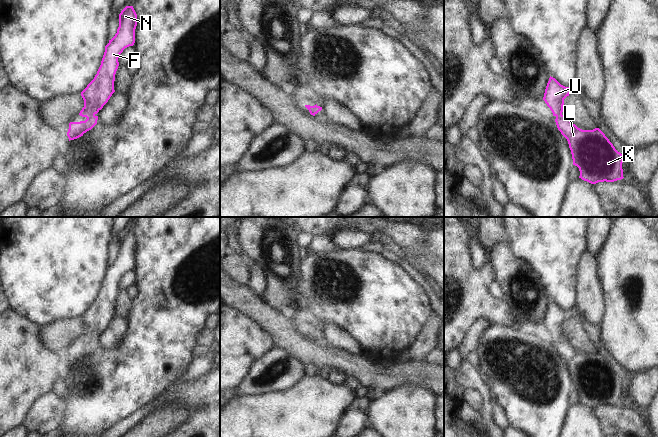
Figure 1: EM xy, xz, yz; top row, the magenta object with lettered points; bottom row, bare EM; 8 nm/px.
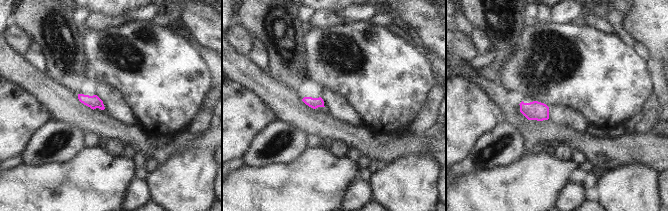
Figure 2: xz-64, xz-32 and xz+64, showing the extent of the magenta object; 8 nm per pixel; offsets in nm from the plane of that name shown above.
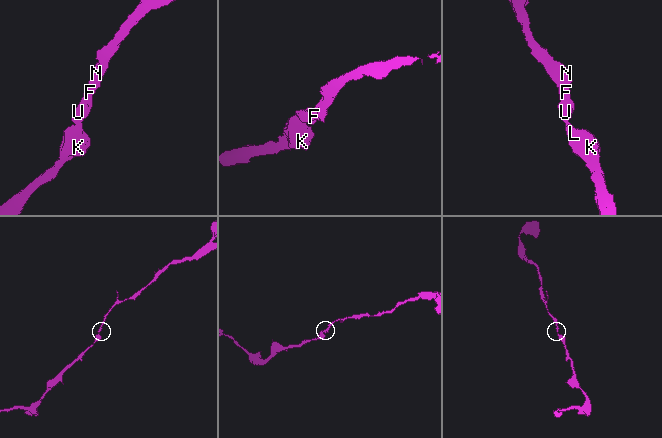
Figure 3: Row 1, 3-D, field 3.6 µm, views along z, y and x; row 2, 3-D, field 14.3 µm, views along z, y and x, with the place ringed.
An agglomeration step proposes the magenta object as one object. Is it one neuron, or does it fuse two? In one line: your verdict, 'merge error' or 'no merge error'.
no merge error

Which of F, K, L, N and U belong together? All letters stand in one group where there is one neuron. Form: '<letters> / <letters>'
F K L N U

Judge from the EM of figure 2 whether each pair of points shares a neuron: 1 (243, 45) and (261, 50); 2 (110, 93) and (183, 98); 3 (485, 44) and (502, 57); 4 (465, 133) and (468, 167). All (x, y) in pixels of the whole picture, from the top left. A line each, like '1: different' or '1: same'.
1: different
2: different
3: different
4: different

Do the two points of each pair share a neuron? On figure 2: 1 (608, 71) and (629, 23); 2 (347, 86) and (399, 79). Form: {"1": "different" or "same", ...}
{"1": "different", "2": "same"}

